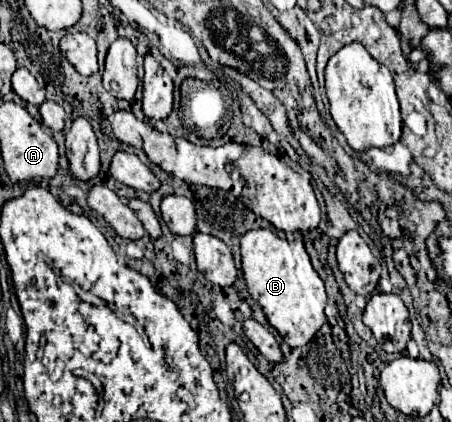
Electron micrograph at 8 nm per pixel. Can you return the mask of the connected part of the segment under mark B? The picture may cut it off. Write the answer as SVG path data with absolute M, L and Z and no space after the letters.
M250 230L242 236L242 272L250 296L262 306L266 320L278 330L290 348L306 346L326 322L324 282L312 268L306 248L300 240L288 242L270 230Z

